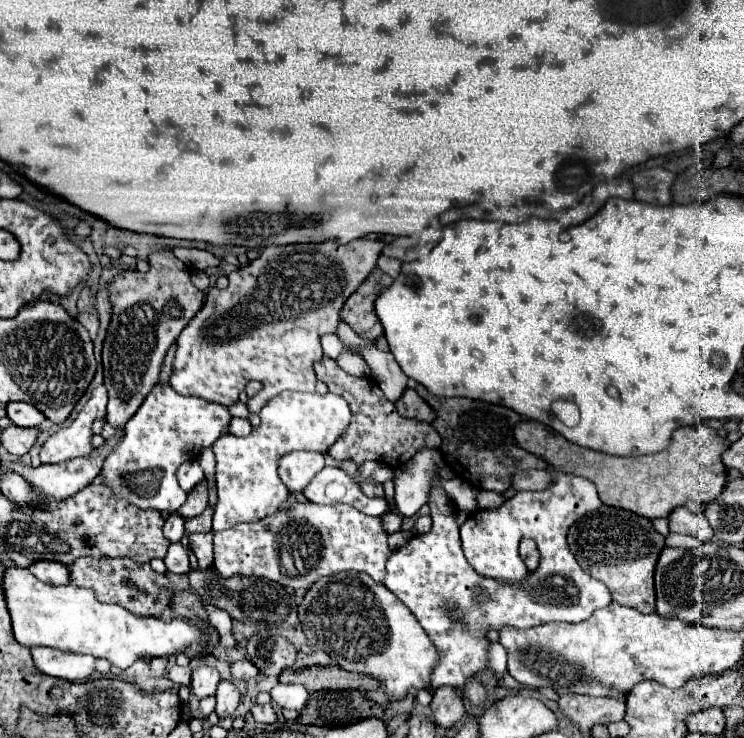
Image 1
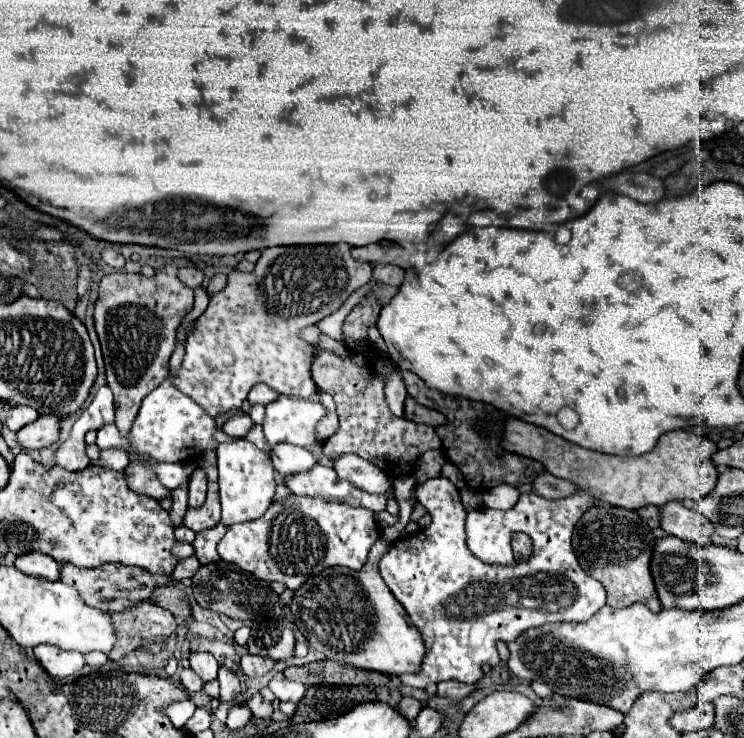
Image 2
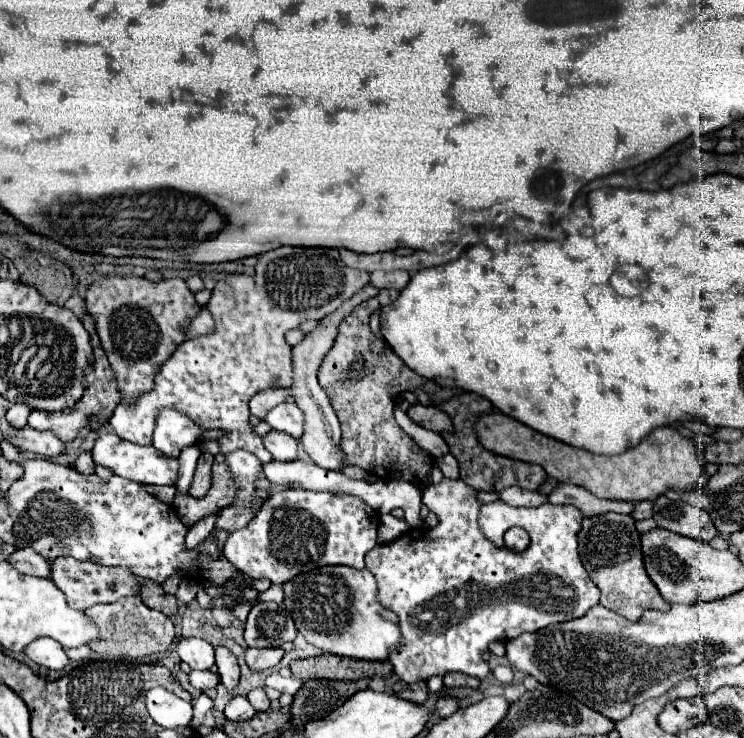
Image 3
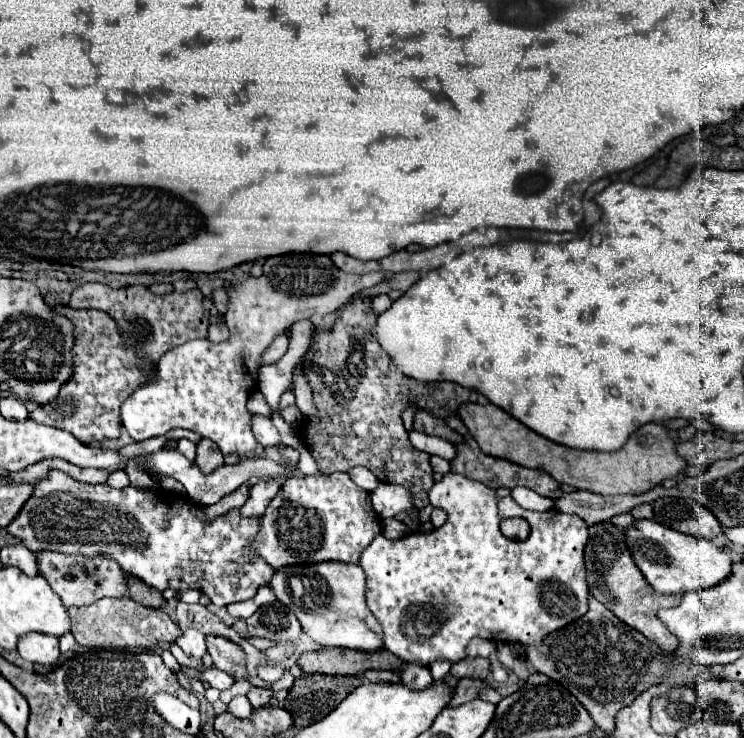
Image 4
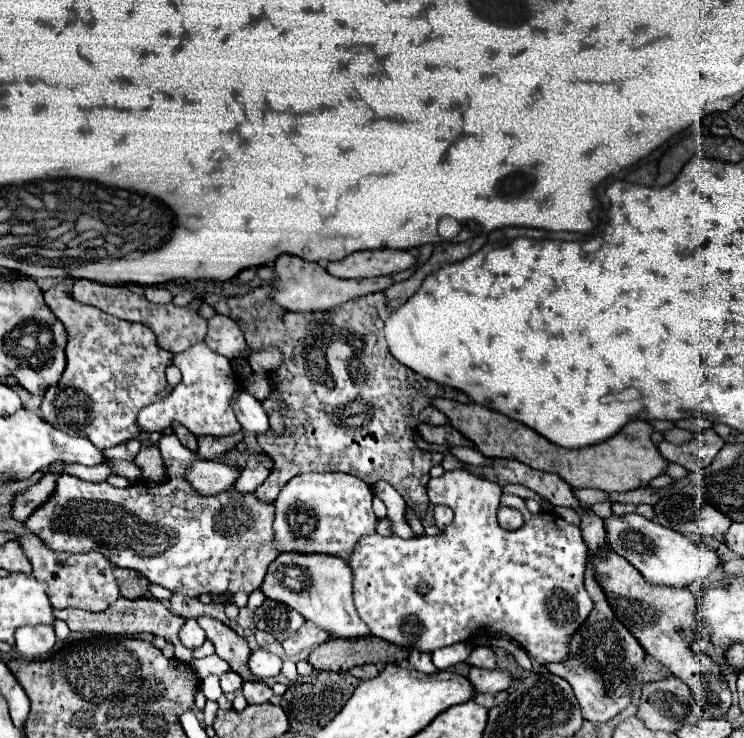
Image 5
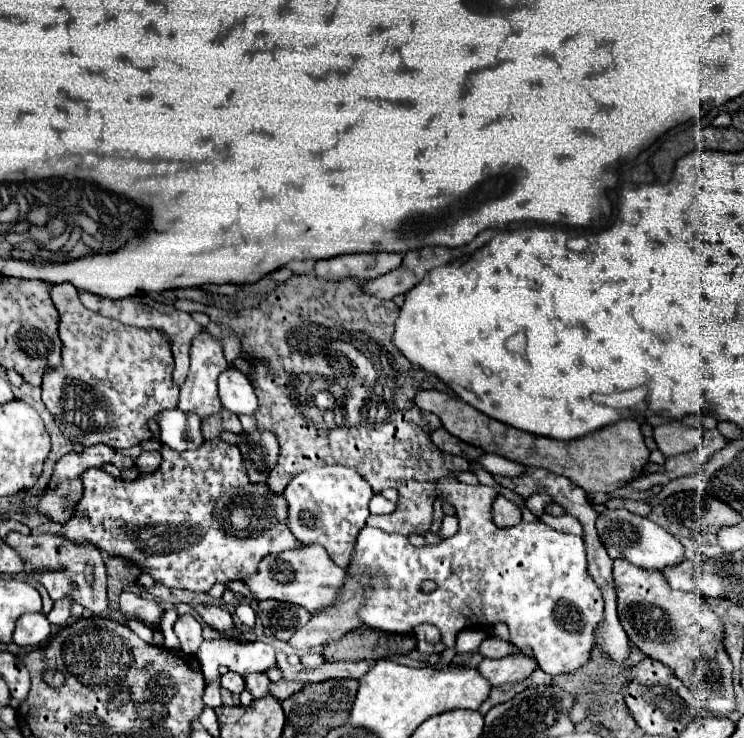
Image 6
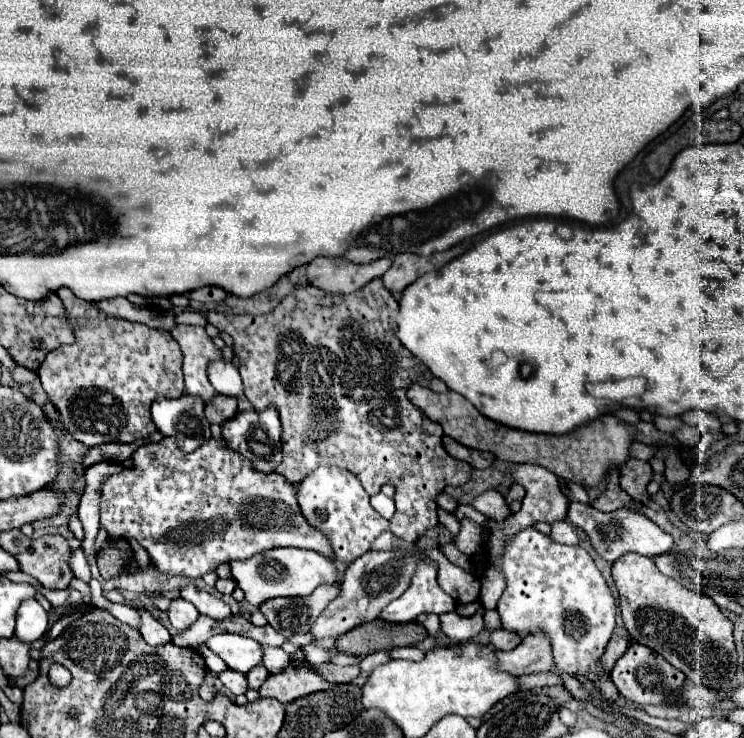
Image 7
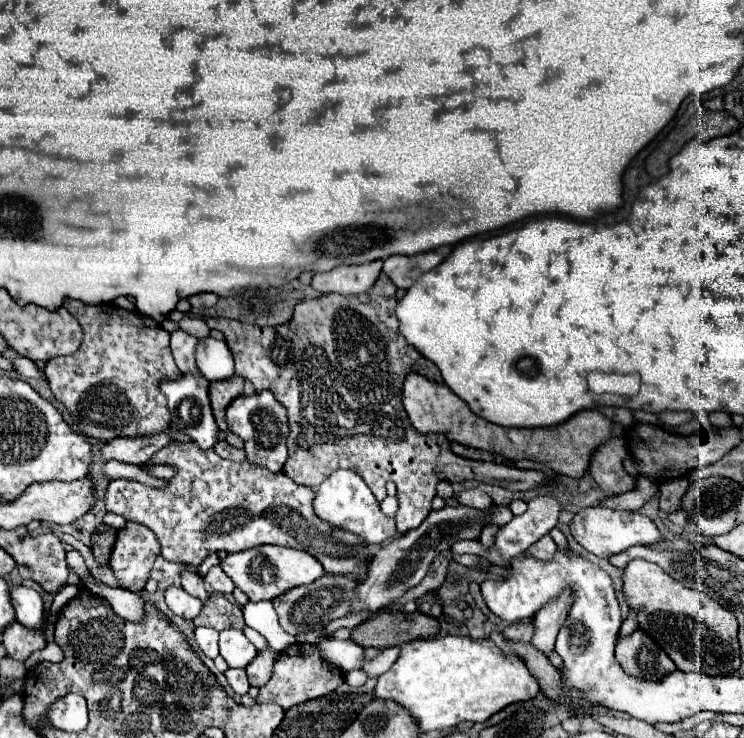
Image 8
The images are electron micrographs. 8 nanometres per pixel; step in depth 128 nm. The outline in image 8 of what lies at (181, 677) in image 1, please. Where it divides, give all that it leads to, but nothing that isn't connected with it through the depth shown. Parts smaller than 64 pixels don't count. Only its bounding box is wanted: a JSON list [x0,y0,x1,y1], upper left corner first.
[224,668,250,694]

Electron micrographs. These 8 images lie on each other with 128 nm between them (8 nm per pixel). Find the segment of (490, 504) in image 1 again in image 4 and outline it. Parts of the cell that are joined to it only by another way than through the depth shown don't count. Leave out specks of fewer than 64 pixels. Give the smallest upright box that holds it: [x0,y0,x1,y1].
[510,486,554,510]

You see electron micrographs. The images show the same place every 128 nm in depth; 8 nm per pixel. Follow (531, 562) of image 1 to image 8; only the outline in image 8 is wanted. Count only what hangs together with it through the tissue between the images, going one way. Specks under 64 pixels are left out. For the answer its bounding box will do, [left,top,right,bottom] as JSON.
[458,488,494,510]

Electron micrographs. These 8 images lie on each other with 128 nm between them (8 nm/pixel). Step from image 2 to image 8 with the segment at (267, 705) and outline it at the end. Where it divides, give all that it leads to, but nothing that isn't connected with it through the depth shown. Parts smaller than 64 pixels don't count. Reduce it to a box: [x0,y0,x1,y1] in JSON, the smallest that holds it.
[246,652,276,686]

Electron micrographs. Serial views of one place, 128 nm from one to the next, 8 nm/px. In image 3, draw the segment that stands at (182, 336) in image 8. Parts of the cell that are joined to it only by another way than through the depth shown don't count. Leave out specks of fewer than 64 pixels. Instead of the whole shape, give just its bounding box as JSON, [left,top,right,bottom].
[112,246,368,462]

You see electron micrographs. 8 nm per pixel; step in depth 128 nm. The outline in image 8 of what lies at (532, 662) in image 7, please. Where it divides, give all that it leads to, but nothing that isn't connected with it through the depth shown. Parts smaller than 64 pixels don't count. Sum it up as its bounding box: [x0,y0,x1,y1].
[530,592,572,656]

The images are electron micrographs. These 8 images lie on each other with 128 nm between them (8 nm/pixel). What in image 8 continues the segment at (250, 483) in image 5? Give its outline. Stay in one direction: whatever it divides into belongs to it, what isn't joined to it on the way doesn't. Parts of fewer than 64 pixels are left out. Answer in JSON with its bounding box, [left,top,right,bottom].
[226,392,288,472]

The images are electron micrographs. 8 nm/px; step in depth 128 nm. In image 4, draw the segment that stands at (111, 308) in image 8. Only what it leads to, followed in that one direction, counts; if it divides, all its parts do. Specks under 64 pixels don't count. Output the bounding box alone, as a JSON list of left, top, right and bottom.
[30,294,156,444]

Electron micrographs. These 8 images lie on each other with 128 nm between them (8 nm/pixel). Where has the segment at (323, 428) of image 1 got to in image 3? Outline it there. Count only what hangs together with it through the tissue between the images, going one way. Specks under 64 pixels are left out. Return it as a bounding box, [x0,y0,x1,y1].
[224,402,304,512]

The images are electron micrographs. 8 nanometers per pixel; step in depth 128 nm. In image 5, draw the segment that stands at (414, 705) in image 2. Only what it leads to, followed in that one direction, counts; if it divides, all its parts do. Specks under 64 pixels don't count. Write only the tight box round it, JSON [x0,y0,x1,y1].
[408,650,438,674]

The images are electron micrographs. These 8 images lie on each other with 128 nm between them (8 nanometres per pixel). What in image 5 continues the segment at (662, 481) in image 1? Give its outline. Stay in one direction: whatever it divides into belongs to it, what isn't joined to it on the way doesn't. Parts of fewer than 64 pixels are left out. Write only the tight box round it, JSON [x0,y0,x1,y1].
[434,398,668,494]

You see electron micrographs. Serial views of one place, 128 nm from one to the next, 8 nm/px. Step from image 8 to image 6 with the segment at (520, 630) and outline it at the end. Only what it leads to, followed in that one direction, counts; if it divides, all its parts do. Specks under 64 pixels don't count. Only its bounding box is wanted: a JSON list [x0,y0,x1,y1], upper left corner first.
[480,638,512,658]

